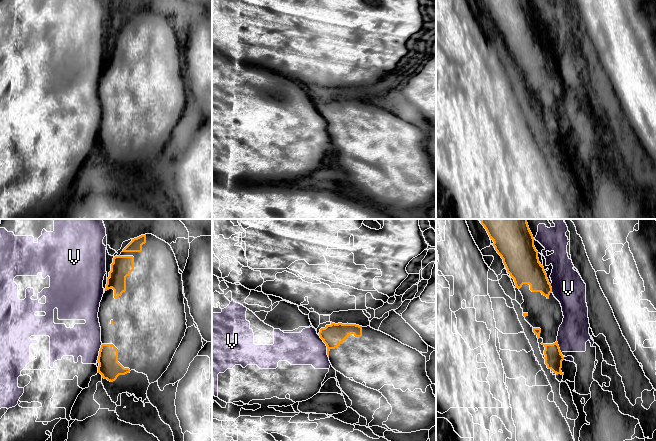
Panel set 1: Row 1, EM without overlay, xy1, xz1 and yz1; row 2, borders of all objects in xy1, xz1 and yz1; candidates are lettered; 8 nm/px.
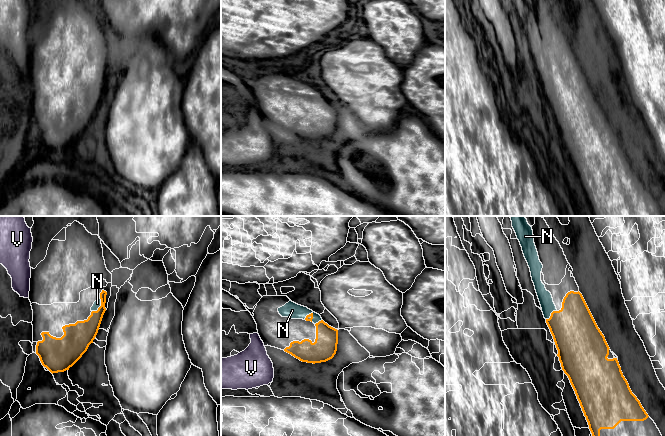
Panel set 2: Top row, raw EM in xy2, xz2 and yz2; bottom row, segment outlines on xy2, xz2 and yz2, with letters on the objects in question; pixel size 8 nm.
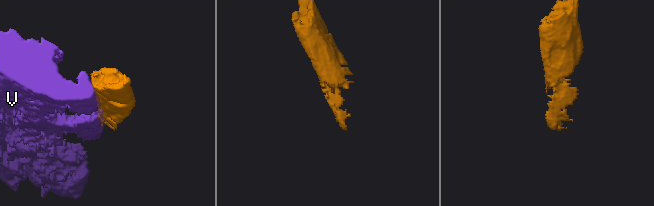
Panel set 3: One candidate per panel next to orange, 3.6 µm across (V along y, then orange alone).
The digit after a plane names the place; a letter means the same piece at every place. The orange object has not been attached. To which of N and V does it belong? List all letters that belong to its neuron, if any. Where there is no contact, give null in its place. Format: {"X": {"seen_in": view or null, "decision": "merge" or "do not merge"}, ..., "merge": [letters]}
{"N": {"seen_in": "xy2", "decision": "merge"}, "V": {"seen_in": "xz1", "decision": "do not merge"}, "merge": ["N"]}

